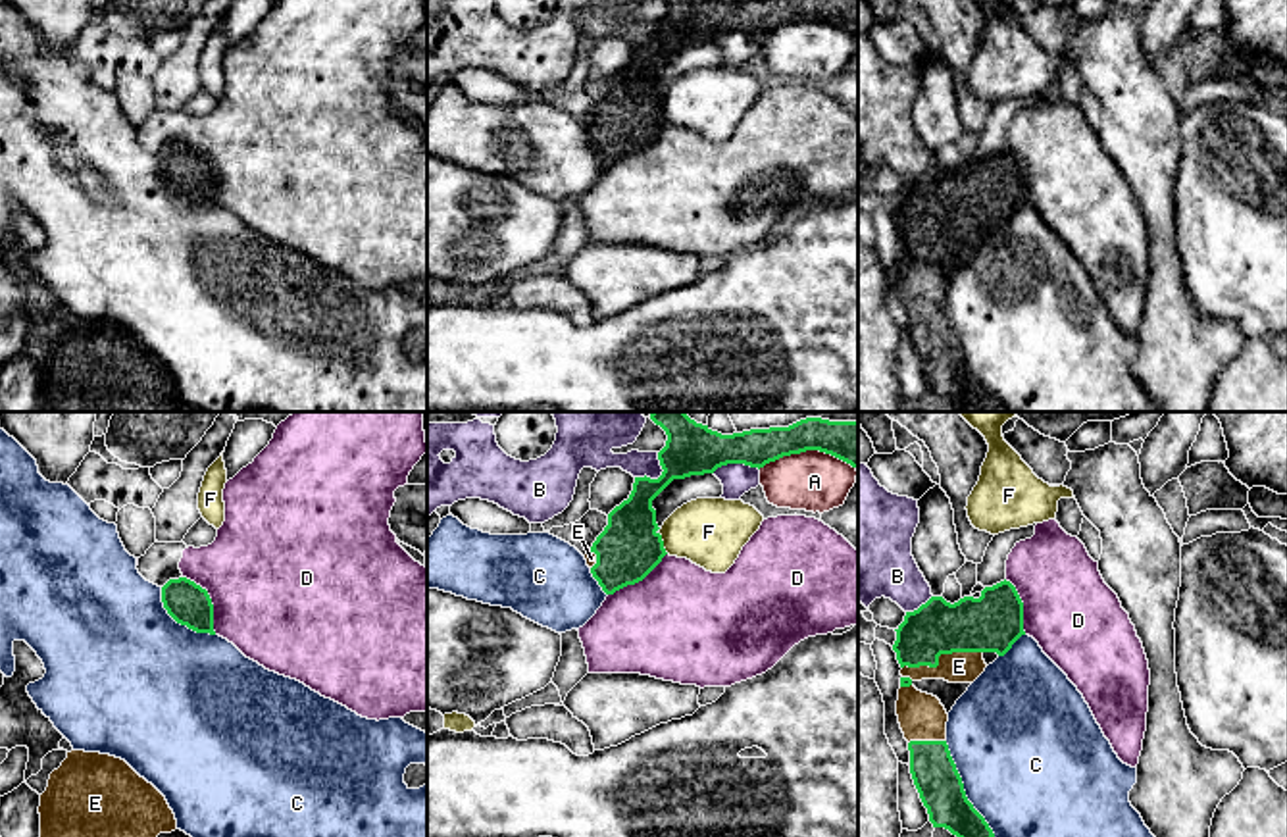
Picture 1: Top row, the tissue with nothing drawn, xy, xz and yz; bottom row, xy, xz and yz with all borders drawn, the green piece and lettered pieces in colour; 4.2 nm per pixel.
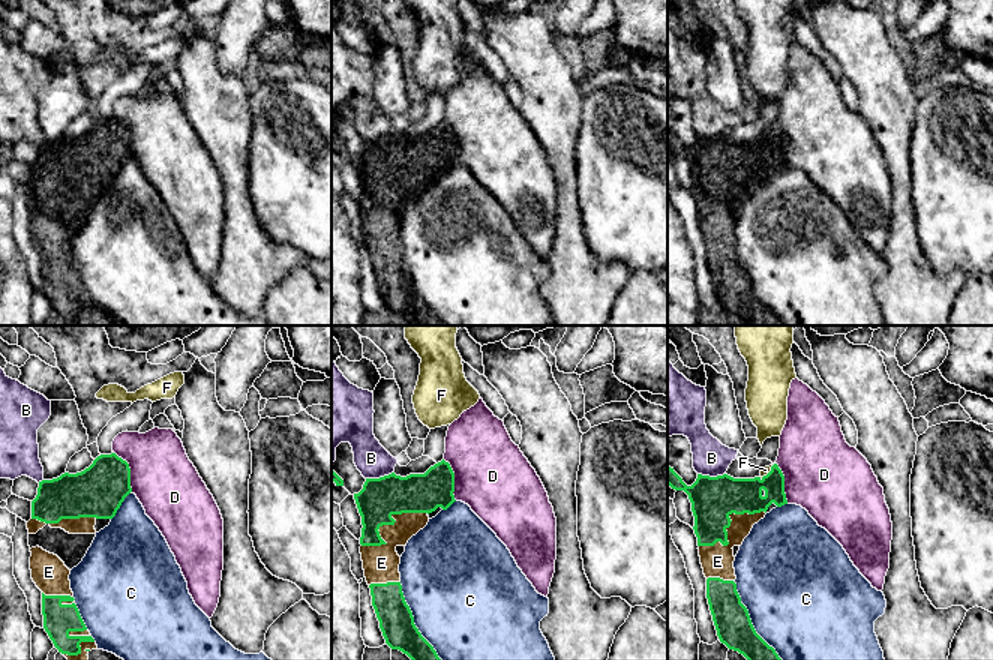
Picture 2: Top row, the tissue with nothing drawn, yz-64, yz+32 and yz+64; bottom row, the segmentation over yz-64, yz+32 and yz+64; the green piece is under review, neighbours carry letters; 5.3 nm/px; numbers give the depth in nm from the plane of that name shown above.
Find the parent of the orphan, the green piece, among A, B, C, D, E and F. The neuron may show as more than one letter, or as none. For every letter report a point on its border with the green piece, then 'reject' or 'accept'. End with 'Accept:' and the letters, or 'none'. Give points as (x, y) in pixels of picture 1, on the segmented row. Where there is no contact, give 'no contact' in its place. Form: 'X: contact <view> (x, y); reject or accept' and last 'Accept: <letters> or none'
A: contact xz (808, 449); reject
B: contact xz (660, 476); reject
C: contact yz (962, 789); reject
D: contact xy (210, 601); reject
E: contact yz (939, 655); accept
F: contact xz (662, 543); reject
Accept: E

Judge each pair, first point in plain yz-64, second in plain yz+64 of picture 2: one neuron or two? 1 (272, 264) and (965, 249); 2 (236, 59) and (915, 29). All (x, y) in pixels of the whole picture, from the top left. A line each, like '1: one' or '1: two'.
1: two
2: two

